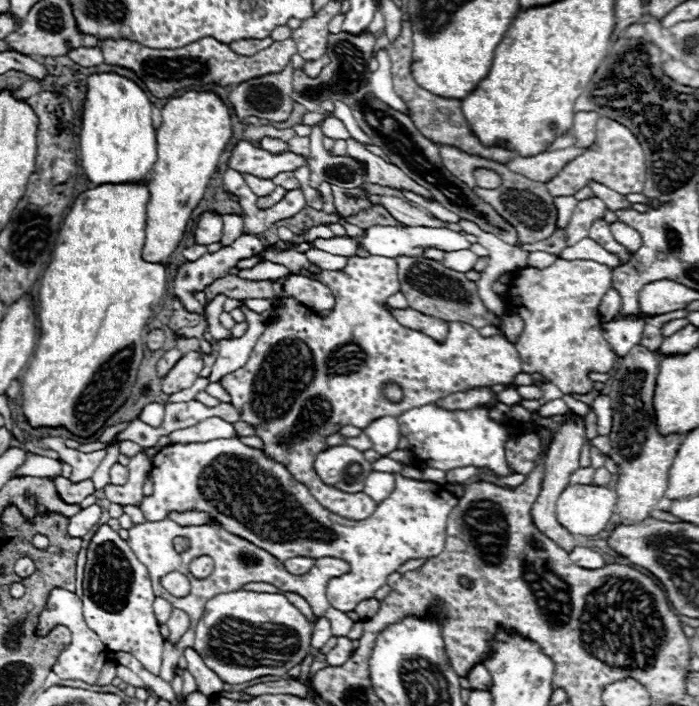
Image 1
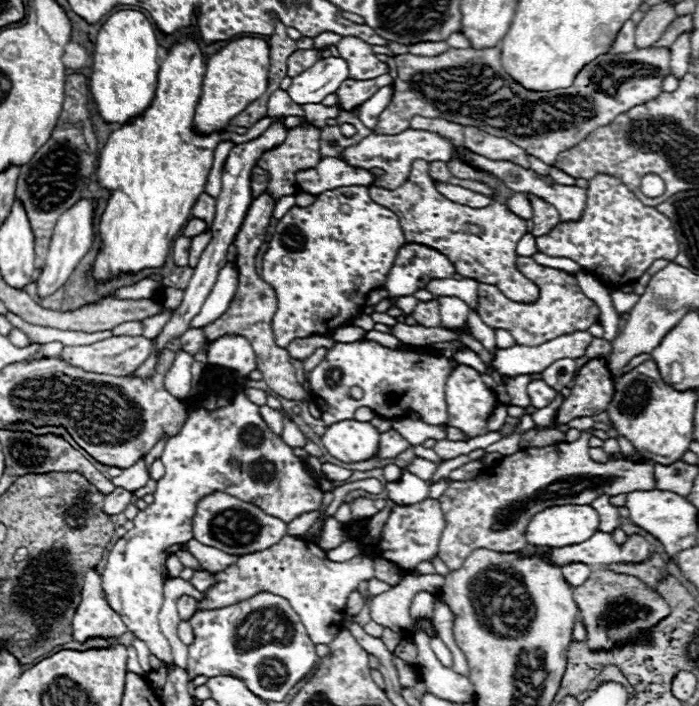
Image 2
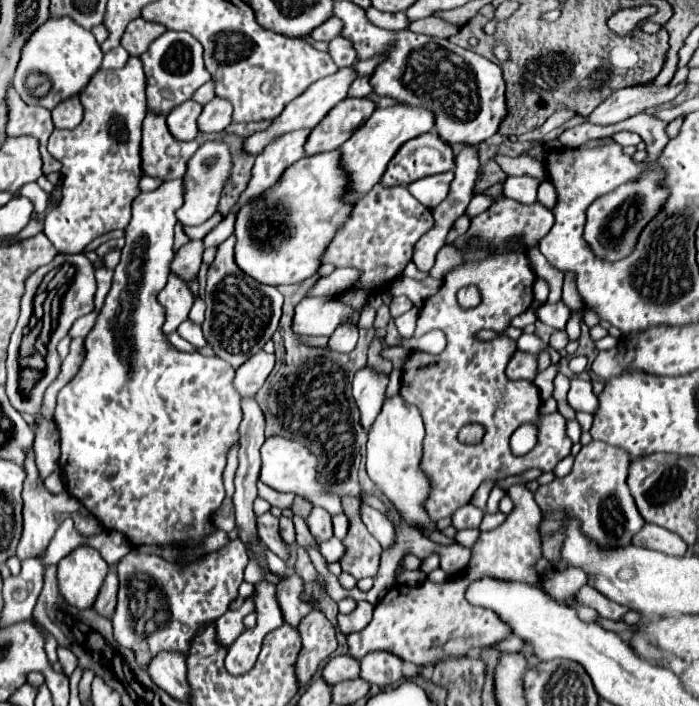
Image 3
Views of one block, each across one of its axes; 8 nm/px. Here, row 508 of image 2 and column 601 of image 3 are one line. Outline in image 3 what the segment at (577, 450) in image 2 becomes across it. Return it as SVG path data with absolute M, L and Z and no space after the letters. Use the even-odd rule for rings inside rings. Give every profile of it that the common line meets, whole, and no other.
M592 440L588 446L582 446L578 456L574 458L572 472L564 478L556 478L546 486L540 486L534 494L534 500L544 512L568 508L568 512L582 522L582 532L594 538L598 544L606 546L630 544L632 536L644 526L644 518L640 516L632 500L632 494L626 486L628 466L630 456L628 452L624 452L624 448Z

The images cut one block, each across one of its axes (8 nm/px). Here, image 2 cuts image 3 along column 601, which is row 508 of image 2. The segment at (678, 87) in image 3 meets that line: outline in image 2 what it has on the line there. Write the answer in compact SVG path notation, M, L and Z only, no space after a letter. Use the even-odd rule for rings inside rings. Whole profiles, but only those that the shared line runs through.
M116 486L114 492L108 494L106 500L104 500L104 512L106 512L106 514L112 514L112 516L114 516L114 514L120 514L120 512L124 512L124 508L126 508L130 502L132 502L132 492Z

